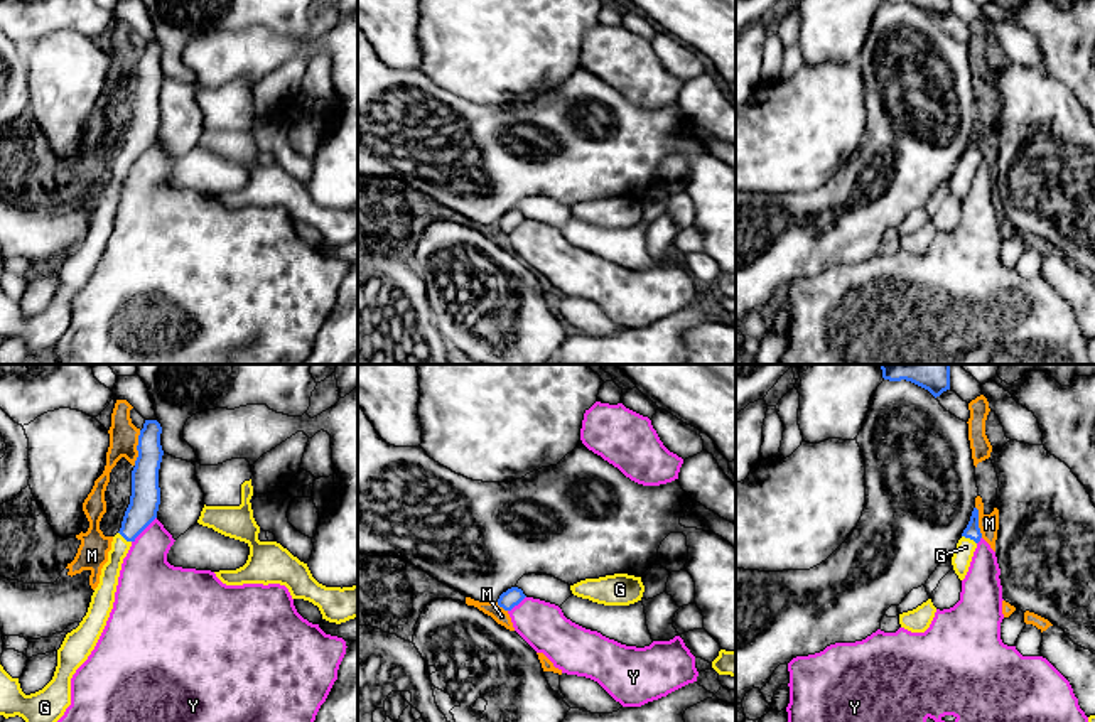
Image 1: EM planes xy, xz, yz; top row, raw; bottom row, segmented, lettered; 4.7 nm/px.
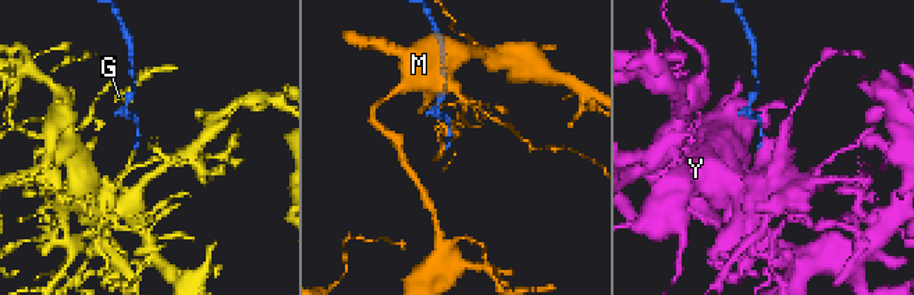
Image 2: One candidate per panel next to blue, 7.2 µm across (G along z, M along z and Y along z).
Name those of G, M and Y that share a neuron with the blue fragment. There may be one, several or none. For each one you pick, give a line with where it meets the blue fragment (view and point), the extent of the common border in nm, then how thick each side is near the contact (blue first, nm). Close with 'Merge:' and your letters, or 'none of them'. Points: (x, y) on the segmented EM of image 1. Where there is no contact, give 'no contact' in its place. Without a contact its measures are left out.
G: yz (969, 537) | 80 nm | 70/90 nm
Merge: G

